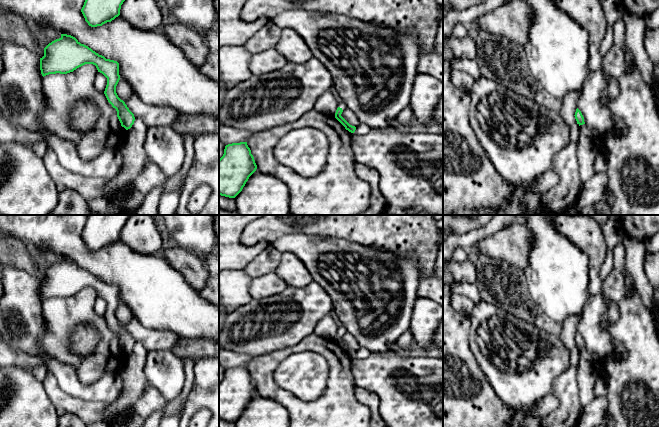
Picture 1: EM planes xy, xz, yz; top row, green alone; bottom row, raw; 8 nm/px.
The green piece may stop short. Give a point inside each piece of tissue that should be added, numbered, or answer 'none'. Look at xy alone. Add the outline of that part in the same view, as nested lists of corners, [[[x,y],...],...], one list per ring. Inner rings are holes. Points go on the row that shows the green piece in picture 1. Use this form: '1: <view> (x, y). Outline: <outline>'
none

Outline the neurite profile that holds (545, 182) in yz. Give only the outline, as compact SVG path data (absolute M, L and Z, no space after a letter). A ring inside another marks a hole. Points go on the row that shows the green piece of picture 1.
M553 169L546 171L543 175L537 176L534 179L536 185L536 191L539 193L540 197L552 189L559 181L559 176Z

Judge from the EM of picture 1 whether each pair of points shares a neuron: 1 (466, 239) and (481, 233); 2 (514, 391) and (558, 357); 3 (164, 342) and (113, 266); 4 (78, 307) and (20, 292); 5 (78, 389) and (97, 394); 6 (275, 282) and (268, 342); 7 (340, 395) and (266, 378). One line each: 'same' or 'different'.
1: same
2: same
3: different
4: different
5: same
6: different
7: same

